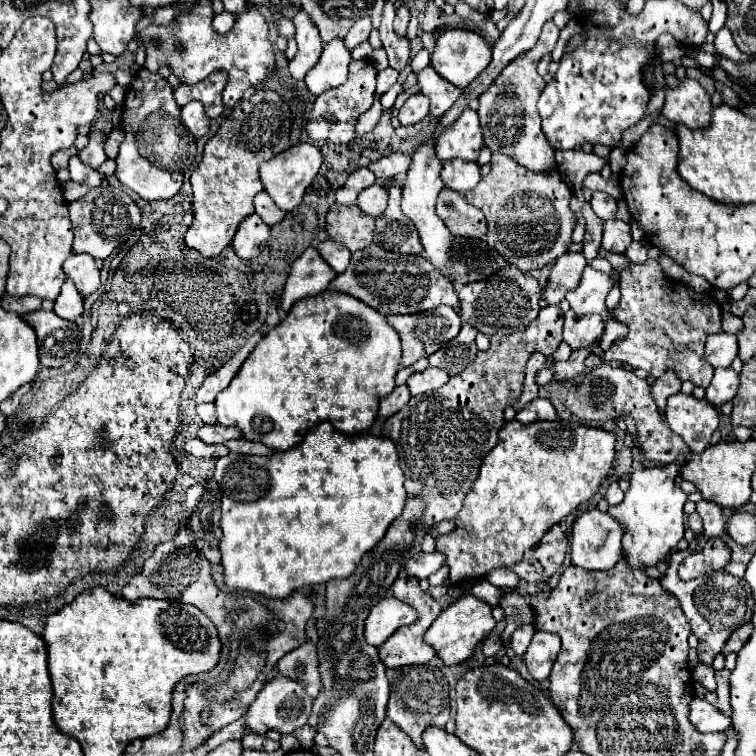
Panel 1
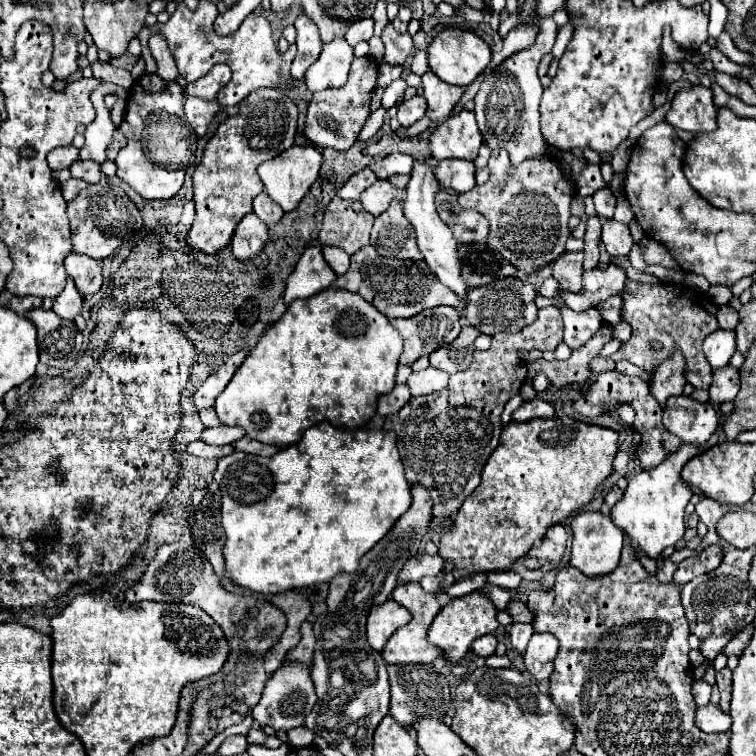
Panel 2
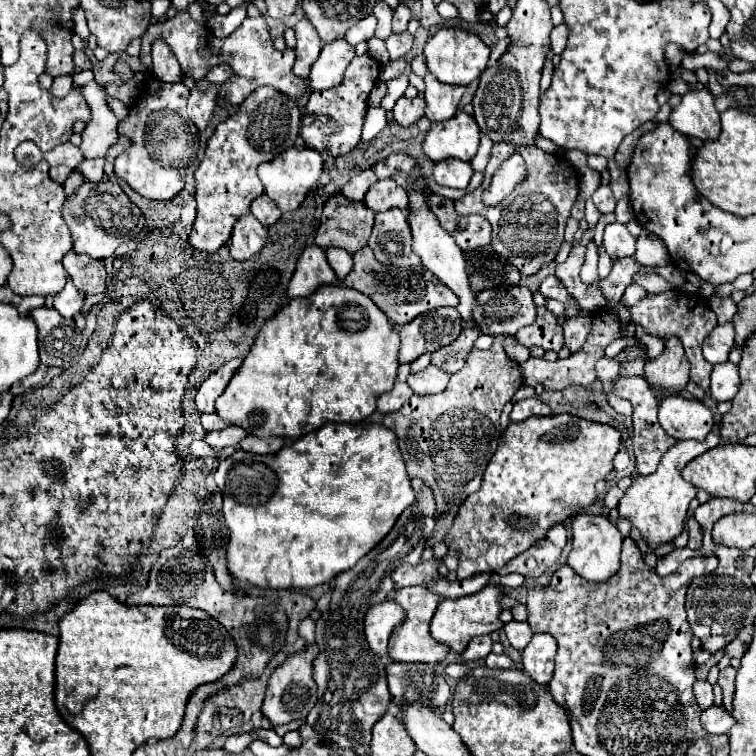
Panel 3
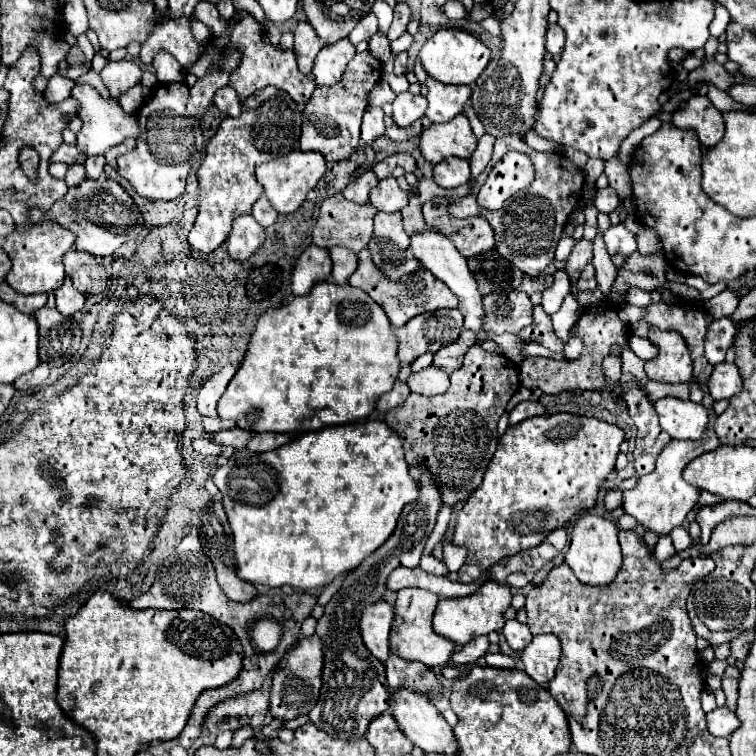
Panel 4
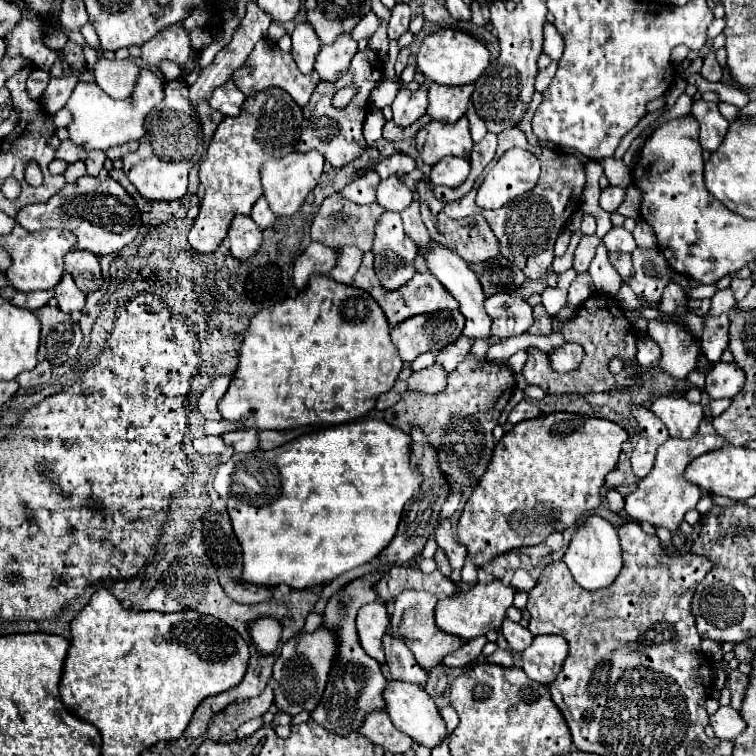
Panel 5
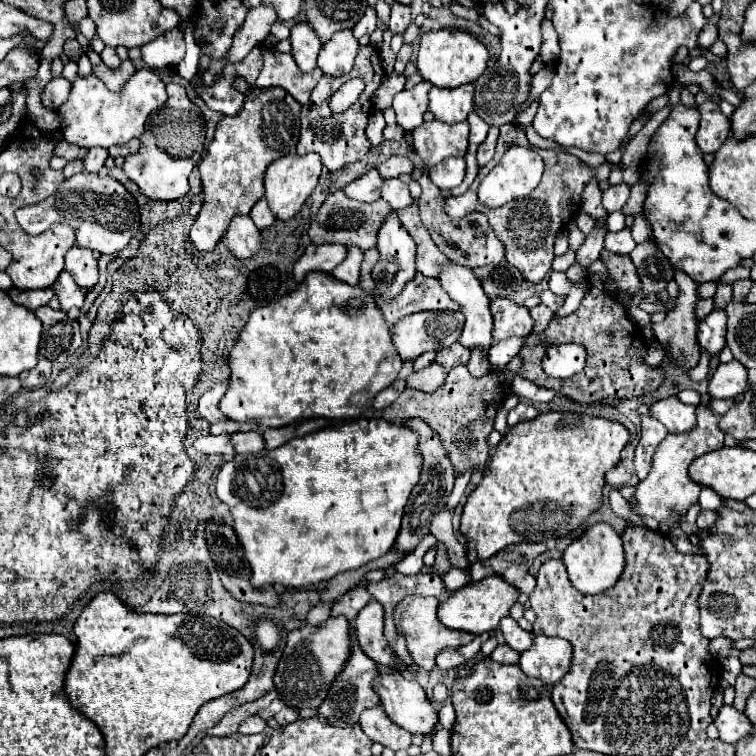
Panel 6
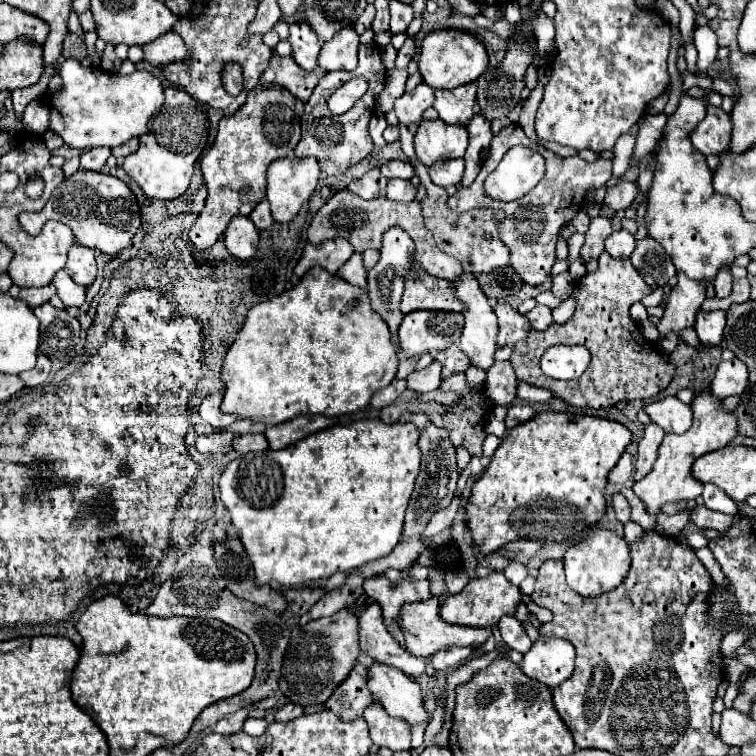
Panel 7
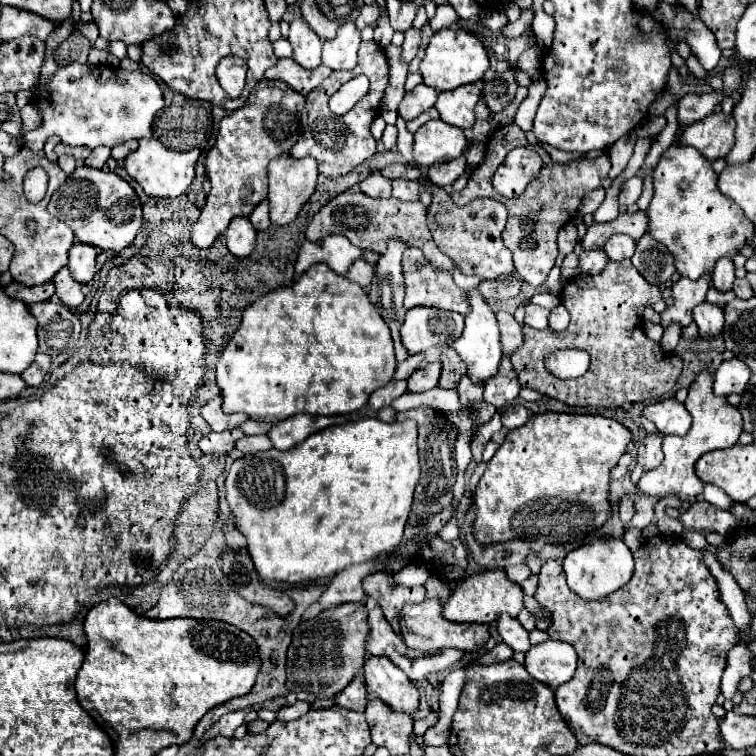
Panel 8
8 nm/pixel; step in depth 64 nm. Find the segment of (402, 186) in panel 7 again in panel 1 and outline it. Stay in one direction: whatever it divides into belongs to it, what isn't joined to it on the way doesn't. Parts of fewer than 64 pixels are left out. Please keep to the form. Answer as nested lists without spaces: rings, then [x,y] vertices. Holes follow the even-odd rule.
[[[372,184],[358,196],[358,206],[374,218],[378,218],[386,210],[386,204],[388,204],[388,188],[382,184]]]

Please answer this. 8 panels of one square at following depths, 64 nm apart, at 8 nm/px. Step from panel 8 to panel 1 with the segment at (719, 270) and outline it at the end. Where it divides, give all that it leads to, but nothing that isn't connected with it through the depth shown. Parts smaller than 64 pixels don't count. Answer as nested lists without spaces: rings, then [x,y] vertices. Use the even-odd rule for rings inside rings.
[[[730,312],[722,314],[722,330],[728,334],[736,334],[742,328],[742,320]]]

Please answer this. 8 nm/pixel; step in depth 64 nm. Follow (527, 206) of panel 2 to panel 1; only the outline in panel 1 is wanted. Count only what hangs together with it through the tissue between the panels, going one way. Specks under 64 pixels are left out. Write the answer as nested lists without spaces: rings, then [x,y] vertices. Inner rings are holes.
[[[492,154],[490,166],[492,172],[472,192],[464,194],[468,204],[480,208],[488,220],[486,242],[522,272],[544,268],[568,252],[576,216],[568,206],[572,190],[558,170],[548,174],[528,172],[528,168],[520,168],[504,154]]]

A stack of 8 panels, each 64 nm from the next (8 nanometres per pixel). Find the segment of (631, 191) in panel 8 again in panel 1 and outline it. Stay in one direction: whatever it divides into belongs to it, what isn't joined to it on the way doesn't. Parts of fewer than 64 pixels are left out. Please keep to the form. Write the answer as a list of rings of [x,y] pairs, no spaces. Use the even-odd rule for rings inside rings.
[[[594,192],[590,204],[592,210],[598,214],[598,218],[602,220],[610,220],[616,216],[616,200],[606,192]]]

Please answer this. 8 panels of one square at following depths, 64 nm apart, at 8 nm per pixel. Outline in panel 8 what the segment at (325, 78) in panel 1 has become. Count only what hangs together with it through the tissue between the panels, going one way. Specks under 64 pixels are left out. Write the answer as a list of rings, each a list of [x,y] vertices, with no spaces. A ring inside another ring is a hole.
[[[354,22],[342,24],[336,38],[324,42],[322,64],[332,70],[352,70],[356,66],[356,52],[360,48],[360,30]]]

